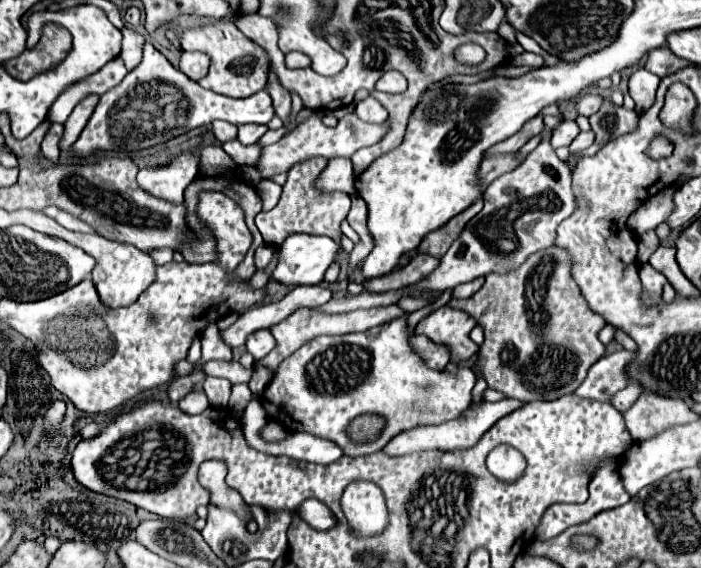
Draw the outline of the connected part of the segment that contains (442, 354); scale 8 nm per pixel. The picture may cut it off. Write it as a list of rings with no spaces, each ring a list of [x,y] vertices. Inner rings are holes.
[[[414,336],[410,340],[410,344],[416,348],[416,354],[426,362],[426,366],[436,368],[436,370],[444,370],[444,366],[450,362],[450,352],[448,348],[442,348],[438,344],[432,344],[430,340],[426,340],[426,336]]]

